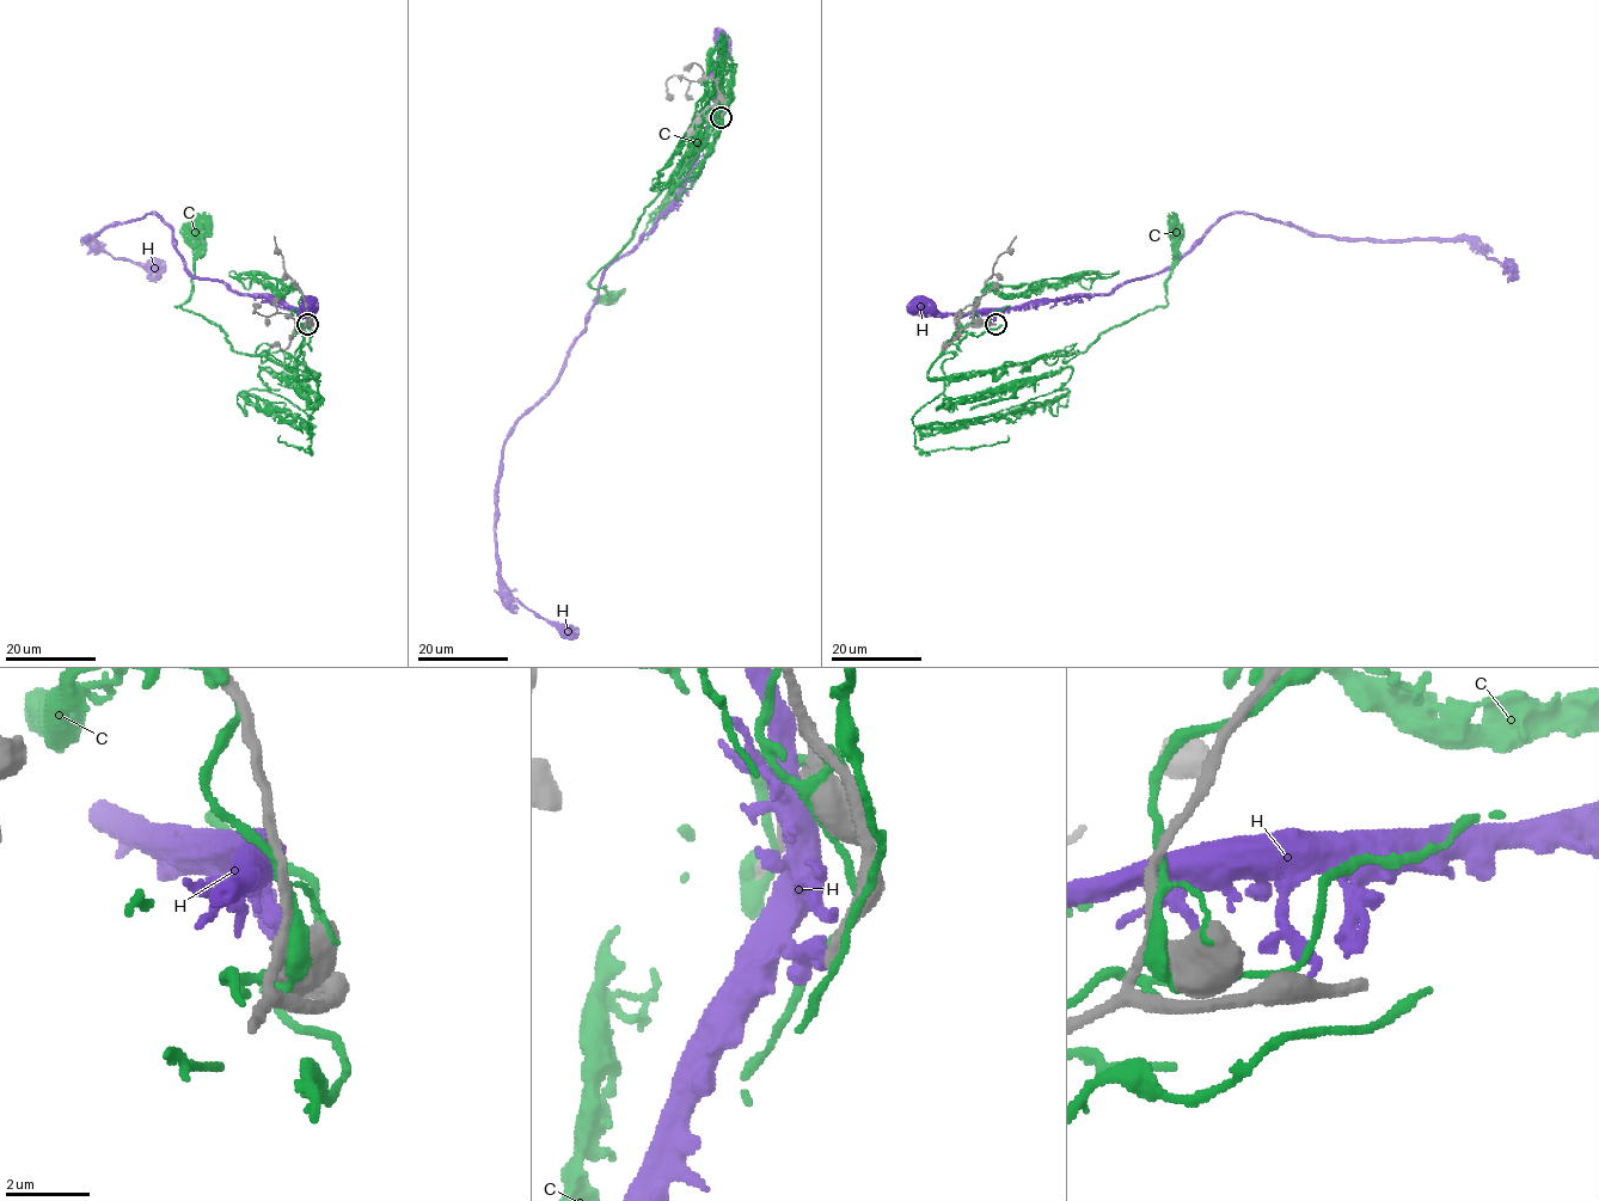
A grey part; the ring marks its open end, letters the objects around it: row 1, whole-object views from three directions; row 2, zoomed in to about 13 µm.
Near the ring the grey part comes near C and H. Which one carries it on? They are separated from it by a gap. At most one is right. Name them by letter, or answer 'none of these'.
none of these

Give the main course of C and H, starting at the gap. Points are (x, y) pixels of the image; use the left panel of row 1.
C: (308, 328), (295, 379), (177, 307), (191, 292), (198, 232)
H: (308, 320), (304, 311), (299, 314), (308, 307), (310, 300), (311, 302)

